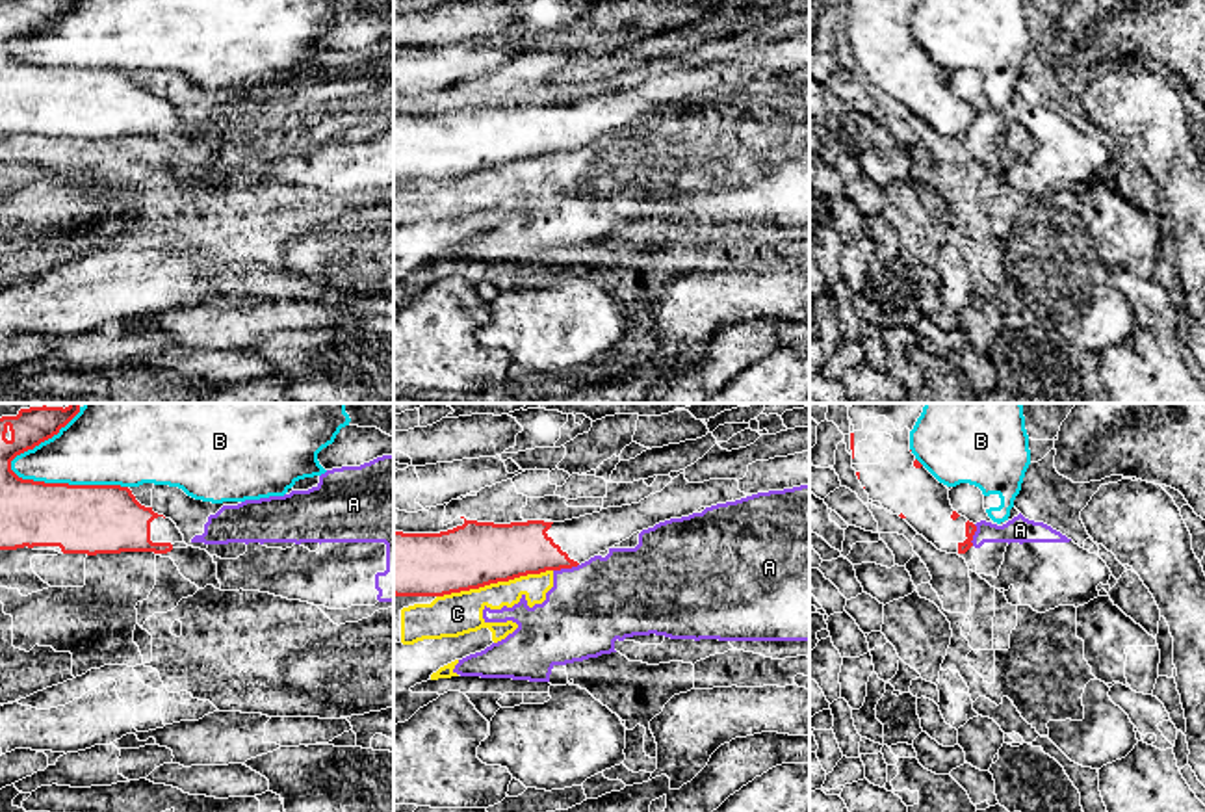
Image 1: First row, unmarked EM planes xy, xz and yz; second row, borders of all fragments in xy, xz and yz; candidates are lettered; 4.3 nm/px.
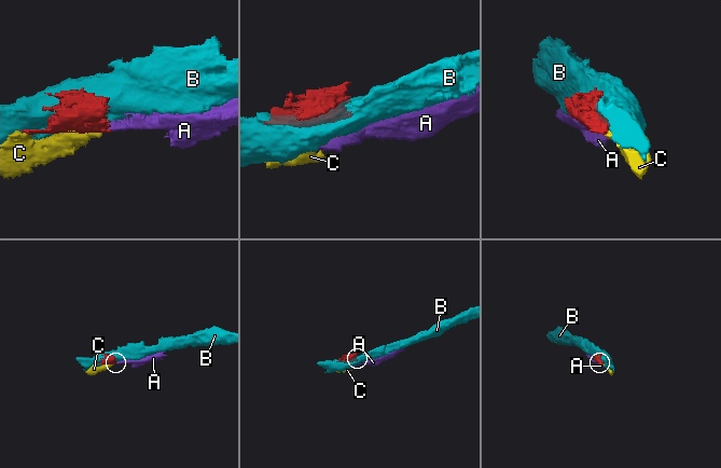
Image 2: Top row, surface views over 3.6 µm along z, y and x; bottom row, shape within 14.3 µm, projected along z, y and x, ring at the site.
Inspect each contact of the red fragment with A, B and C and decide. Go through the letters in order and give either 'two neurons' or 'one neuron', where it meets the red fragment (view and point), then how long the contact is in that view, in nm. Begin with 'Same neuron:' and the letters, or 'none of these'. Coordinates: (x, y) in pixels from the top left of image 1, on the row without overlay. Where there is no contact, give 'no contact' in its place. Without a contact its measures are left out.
Same neuron: none of these
A: two neurons; contact xz (565, 151); length 120 nm
B: two neurons; contact xy (65, 67); length 500 nm
C: two neurons; contact xz (494, 166); length 500 nm

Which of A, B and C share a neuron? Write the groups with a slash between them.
A C / B

